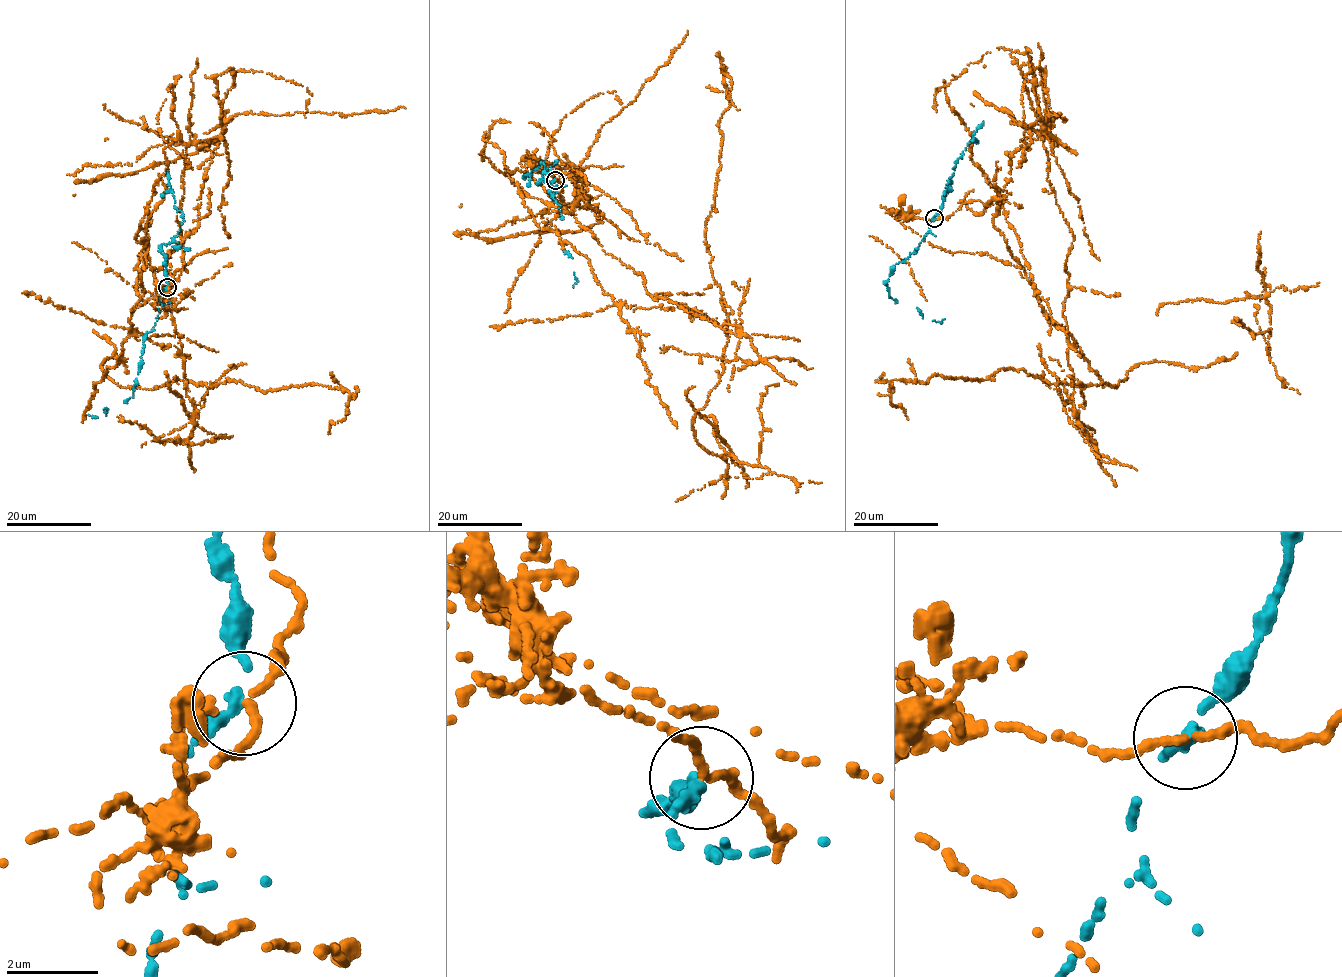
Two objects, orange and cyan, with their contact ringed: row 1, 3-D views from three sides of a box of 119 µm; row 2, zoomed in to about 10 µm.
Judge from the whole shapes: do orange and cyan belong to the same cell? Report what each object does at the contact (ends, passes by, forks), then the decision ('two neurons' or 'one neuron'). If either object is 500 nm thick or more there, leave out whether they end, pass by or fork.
orange passes by | cyan passes by | two neurons

